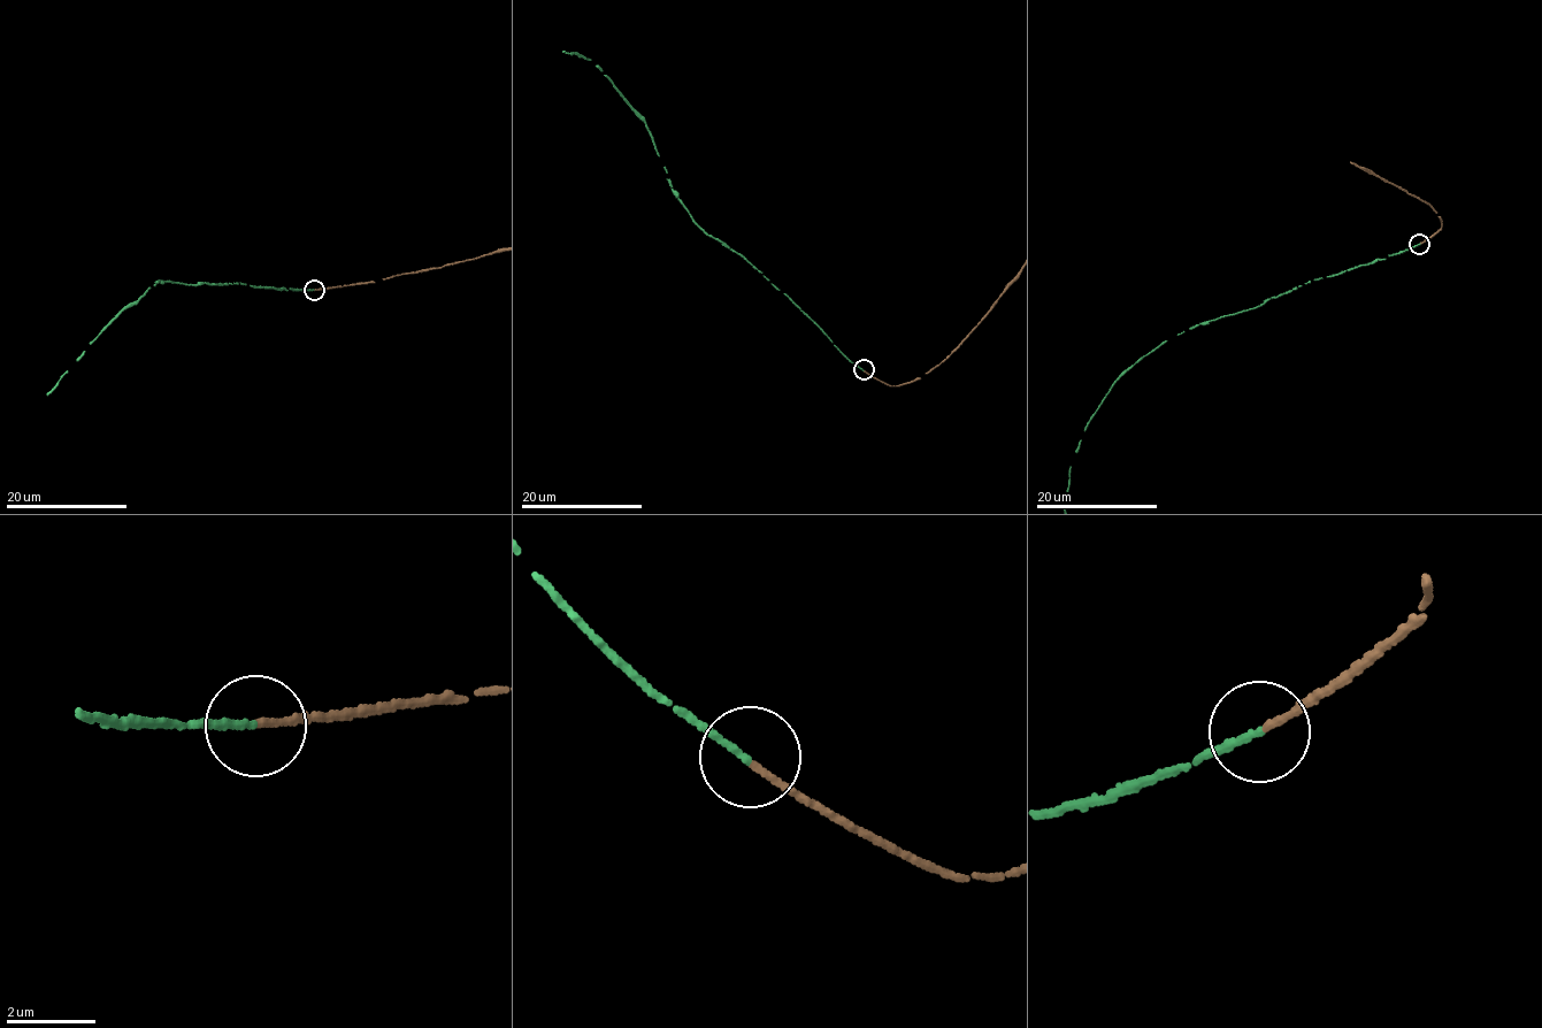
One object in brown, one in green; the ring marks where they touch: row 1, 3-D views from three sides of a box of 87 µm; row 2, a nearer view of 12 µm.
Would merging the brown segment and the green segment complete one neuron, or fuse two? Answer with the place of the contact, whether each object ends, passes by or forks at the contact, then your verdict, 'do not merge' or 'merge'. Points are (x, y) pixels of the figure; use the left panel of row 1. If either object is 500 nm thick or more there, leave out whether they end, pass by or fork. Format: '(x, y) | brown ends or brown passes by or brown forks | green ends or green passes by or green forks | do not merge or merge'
(314, 290) | brown ends | green ends | merge

